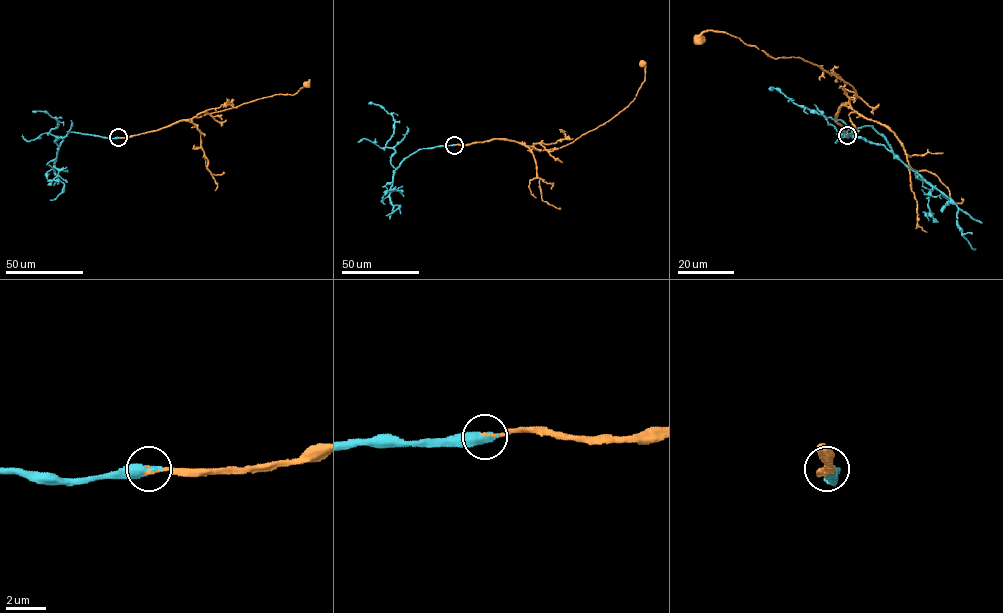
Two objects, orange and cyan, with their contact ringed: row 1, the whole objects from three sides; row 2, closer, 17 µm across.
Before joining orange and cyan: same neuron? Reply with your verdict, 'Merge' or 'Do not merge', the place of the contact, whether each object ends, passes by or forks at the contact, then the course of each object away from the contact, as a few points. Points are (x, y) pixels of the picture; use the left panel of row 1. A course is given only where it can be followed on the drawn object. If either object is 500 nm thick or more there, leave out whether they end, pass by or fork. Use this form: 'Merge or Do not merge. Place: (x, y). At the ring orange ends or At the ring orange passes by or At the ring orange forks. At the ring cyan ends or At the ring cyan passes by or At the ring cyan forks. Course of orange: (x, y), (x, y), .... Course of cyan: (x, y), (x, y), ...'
Merge. Place: (118, 137). Course of orange: (118, 137), (160, 129), (202, 112), (222, 111), (274, 95), (294, 95), (304, 84). Course of cyan: (118, 137), (70, 132), (59, 146), (54, 142), (59, 138), (49, 133), (59, 122), (47, 112), (32, 112)

